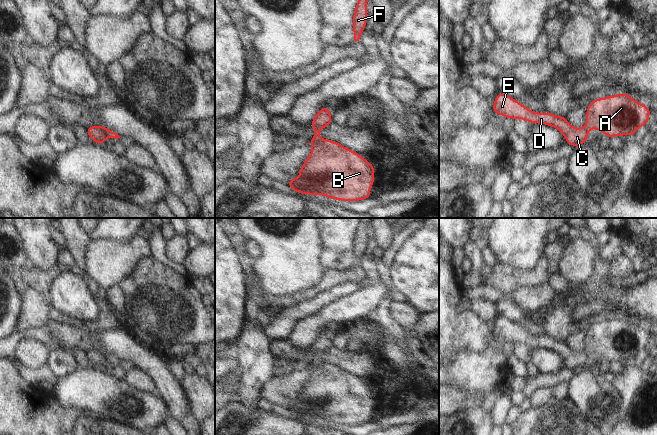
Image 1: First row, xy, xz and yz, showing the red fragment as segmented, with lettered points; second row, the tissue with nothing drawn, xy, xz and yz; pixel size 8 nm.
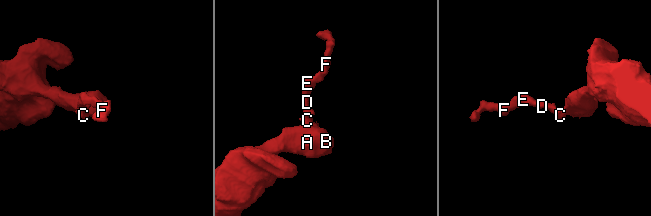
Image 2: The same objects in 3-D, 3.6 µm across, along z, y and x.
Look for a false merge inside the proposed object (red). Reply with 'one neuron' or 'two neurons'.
two neurons

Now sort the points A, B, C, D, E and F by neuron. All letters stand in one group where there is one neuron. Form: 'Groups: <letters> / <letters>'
Groups: A B / C D E F

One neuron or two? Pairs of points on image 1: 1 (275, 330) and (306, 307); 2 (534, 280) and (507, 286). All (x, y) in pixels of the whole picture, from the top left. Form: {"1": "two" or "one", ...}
{"1": "one", "2": "one"}

